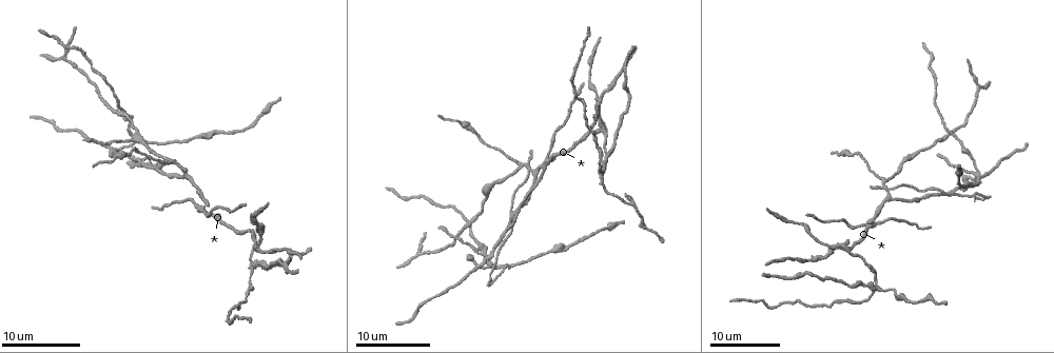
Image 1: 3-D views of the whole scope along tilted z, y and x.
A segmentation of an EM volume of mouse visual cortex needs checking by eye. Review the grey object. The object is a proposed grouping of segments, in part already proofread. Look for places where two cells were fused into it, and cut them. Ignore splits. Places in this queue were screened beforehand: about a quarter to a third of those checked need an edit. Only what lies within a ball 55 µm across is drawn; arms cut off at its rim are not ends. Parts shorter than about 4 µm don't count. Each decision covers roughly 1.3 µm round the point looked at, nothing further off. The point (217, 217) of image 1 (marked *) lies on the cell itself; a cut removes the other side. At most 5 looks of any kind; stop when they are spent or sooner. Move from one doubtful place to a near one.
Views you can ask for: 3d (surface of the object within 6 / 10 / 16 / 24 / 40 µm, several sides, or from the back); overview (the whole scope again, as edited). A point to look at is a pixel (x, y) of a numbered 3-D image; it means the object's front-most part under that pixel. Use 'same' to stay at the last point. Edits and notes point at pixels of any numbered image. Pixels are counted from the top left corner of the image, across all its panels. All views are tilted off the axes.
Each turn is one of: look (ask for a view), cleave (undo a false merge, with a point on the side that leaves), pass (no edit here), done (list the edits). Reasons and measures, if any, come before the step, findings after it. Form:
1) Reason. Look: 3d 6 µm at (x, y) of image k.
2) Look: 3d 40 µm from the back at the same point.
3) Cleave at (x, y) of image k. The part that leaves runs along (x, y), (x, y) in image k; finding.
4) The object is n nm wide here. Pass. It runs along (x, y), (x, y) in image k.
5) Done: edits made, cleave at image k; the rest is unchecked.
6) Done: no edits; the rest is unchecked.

Four or more arms meet. Look: 3d 24 µm at (530, 168) of image 1.

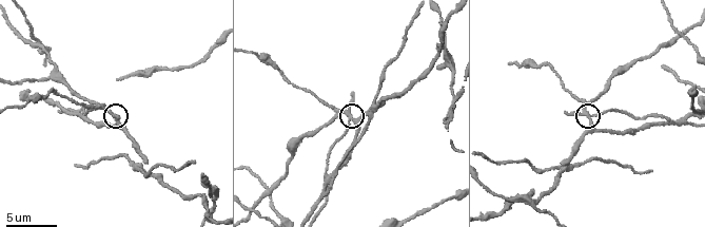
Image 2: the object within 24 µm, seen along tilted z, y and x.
Look: 3d 10 µm at (348, 117) of image 2.

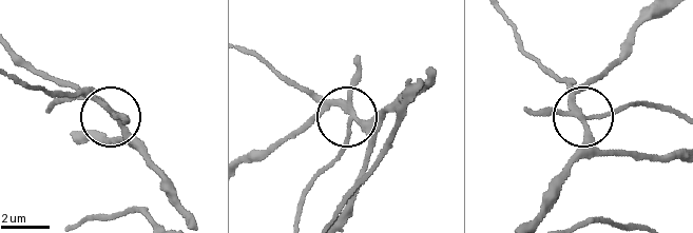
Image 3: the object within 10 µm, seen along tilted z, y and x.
The object is 210 nm wide here. Cleave at (342, 151) of image 3. The part that leaves runs along (350, 120), (346, 147), (308, 190), (299, 216) in image 3; a second cell is stuck on.

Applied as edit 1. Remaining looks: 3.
Four or more arms meet. Look: 3d 6 µm at (377, 106) of image 2.

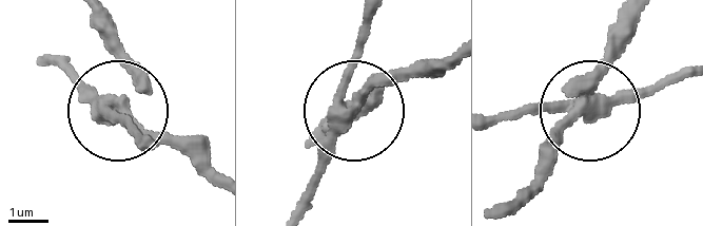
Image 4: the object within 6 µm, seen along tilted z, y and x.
Cleave at (129, 119) of image 4. The part that leaves runs along (584, 100), (498, 114) in image 4; a second cell is stuck on.

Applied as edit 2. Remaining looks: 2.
Done: edits made, cleave at image 3, cleave at image 4; the rest is unchecked.

